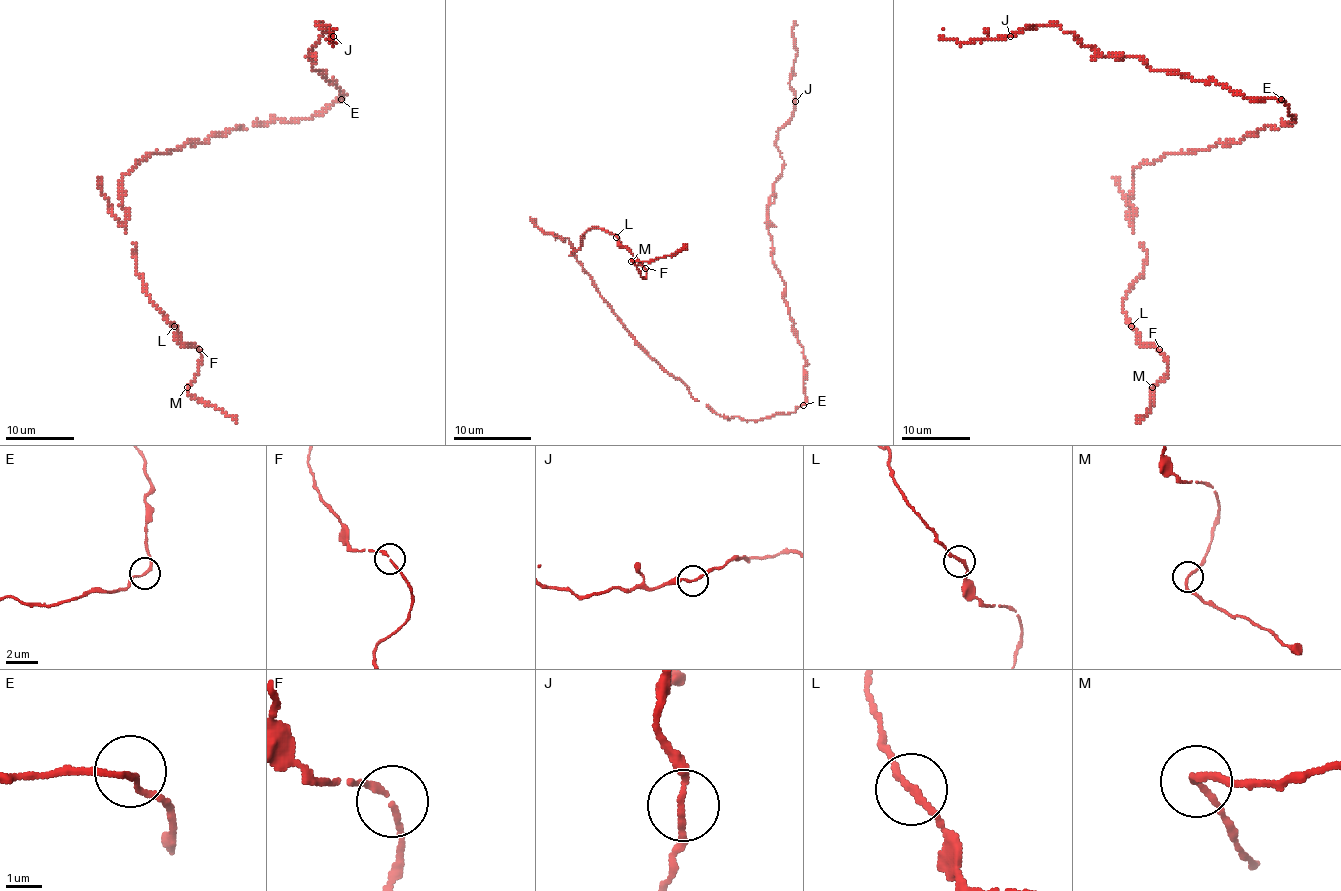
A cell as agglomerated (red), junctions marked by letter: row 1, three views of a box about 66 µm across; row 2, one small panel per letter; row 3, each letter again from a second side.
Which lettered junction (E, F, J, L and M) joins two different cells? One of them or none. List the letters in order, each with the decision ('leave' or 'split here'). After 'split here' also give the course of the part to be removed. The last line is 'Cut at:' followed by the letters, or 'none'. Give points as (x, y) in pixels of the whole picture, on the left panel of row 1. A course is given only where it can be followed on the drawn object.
E: leave
F: leave
J: leave
L: leave
M: leave
Cut at: none

